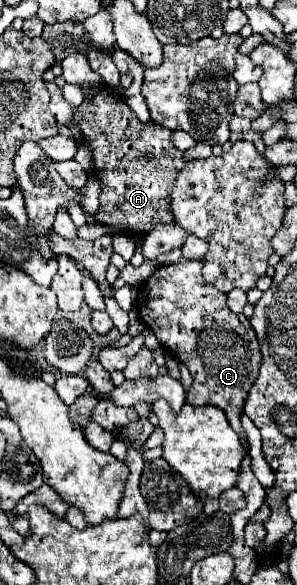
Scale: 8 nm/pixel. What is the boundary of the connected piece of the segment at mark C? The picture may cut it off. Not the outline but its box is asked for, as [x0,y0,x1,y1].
[137,257,261,437]

